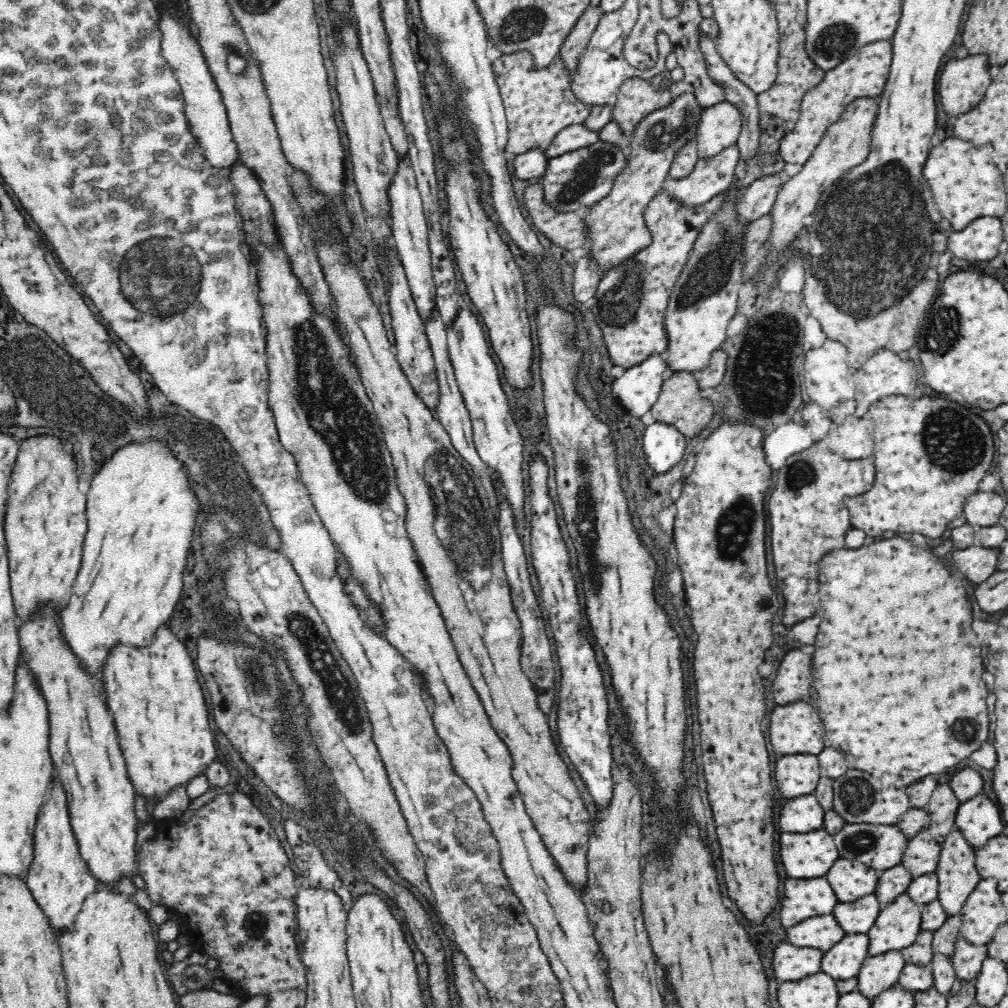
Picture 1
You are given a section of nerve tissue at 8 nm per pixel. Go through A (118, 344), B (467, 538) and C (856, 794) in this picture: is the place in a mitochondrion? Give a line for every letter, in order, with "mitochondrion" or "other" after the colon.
A: other
B: mitochondrion
C: mitochondrion

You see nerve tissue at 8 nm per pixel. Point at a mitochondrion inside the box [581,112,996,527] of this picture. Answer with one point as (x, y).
(882, 214)

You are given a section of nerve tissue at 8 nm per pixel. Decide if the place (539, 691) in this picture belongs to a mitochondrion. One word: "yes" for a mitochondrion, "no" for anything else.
no

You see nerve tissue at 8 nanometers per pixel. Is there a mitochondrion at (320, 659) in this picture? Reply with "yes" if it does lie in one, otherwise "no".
yes

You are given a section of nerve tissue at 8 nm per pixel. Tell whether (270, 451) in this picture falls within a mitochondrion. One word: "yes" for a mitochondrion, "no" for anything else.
no

